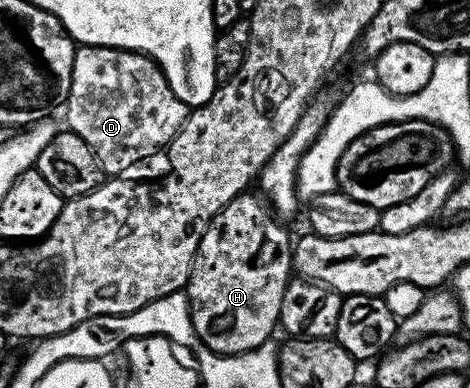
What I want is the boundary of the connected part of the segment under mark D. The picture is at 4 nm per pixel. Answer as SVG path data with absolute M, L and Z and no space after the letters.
M78 52L75 56L75 64L71 68L71 88L69 89L69 99L65 101L63 113L65 113L64 125L75 136L79 136L83 140L83 144L87 144L87 148L91 148L91 152L95 156L95 160L101 166L101 173L105 176L121 176L136 164L140 158L149 158L157 149L168 147L169 141L179 132L179 128L185 122L185 118L189 114L190 107L183 104L183 100L179 100L175 96L175 92L171 92L169 81L165 79L165 73L161 71L161 67L151 58L145 57L143 54L136 52Z

